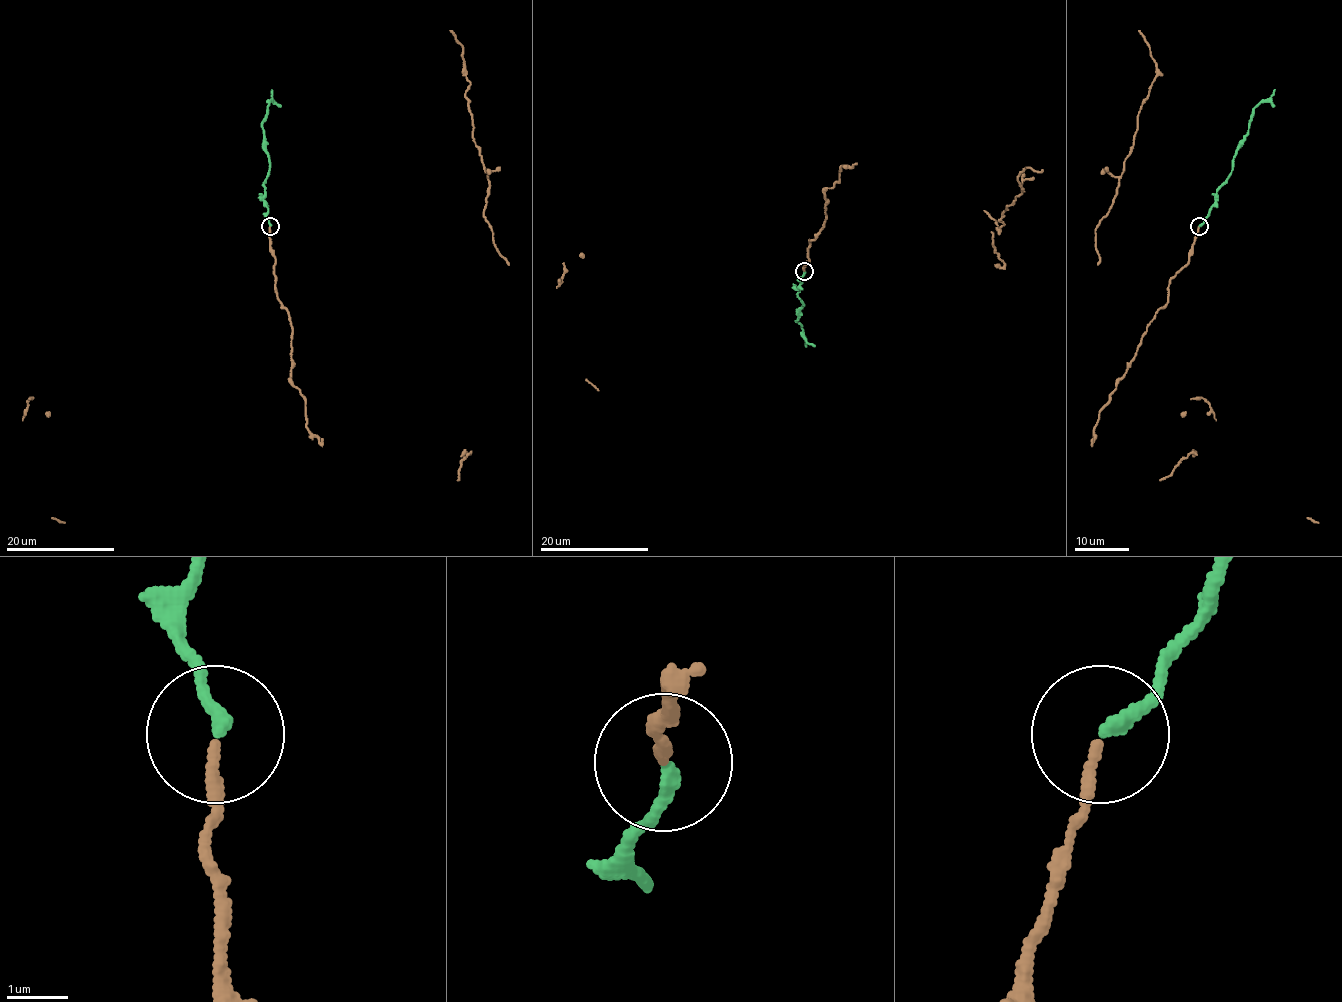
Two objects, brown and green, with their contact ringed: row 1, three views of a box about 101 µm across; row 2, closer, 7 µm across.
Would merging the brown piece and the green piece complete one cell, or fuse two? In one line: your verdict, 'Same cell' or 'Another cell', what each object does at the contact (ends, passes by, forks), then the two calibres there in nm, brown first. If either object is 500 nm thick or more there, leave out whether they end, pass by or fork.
Same cell. At the ring brown ends. At the ring green ends. Thickness 170 nm (brown) against 240 nm

